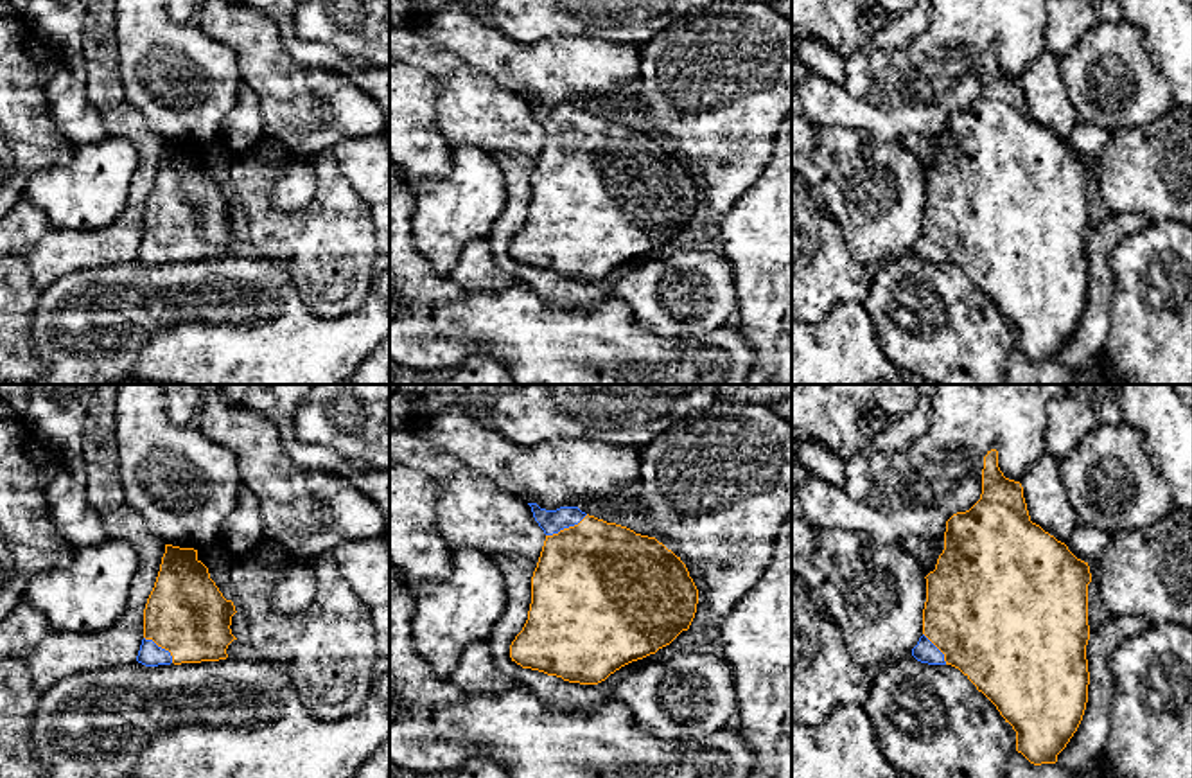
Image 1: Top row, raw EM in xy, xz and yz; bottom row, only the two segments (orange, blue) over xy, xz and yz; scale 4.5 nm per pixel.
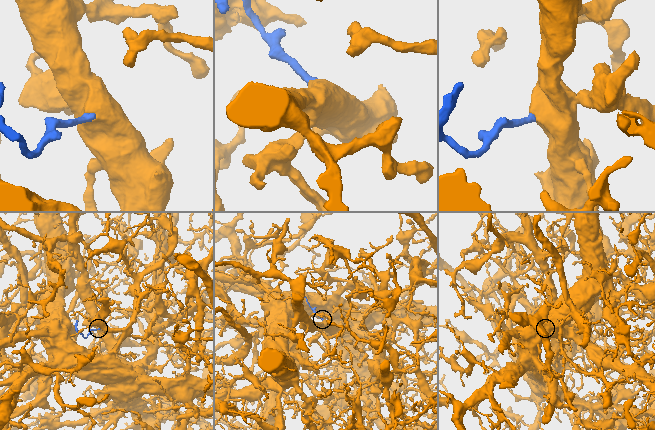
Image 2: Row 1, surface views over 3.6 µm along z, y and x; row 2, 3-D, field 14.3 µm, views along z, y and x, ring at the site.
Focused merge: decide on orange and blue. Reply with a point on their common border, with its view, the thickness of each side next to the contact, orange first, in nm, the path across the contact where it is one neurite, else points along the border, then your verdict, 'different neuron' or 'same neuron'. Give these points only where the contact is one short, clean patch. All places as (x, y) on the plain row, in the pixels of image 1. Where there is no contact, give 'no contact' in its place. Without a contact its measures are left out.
xz (566, 126) | 500/110 nm | across xz (593, 175), (566, 126), (552, 119) | same neuron

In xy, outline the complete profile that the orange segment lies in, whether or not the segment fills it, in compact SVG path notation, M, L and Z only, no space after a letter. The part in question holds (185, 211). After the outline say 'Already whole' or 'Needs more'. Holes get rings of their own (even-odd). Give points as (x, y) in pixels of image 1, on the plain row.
M165 142L154 185L144 207L144 237L136 259L145 264L181 262L226 257L235 203L226 198L208 165L197 156L197 147Z. Needs more

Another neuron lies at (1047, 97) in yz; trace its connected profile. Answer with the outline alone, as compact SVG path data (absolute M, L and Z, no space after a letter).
M1043 49L1020 81L1030 119L1068 142L1079 113L1061 79L1059 57Z

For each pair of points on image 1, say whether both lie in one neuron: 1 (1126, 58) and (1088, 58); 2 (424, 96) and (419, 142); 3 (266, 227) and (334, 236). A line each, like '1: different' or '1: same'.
1: same
2: same
3: same

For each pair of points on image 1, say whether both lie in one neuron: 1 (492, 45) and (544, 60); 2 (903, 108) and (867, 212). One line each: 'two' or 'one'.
1: one
2: two

